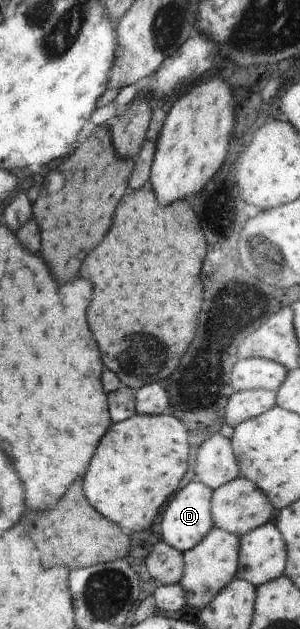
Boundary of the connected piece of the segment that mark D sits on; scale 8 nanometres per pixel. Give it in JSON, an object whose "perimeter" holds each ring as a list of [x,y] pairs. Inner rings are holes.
{"perimeter":[[[194,479],[185,487],[180,488],[177,494],[175,493],[173,500],[167,504],[167,508],[164,508],[163,520],[161,520],[161,538],[165,544],[184,553],[197,546],[209,534],[209,530],[214,525],[211,514],[213,491],[206,484]]]}

